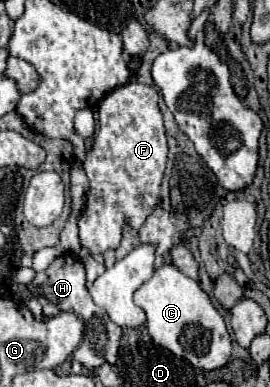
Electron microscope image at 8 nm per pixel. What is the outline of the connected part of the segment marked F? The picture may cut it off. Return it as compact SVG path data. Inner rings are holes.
M128 81L126 85L110 91L98 107L98 129L84 161L84 171L90 179L90 191L86 209L78 223L82 247L86 247L90 253L104 253L106 249L114 249L120 243L124 221L130 221L134 229L138 229L146 221L146 217L160 203L160 183L166 169L166 155L168 145L162 113L158 109L158 89L154 85Z

